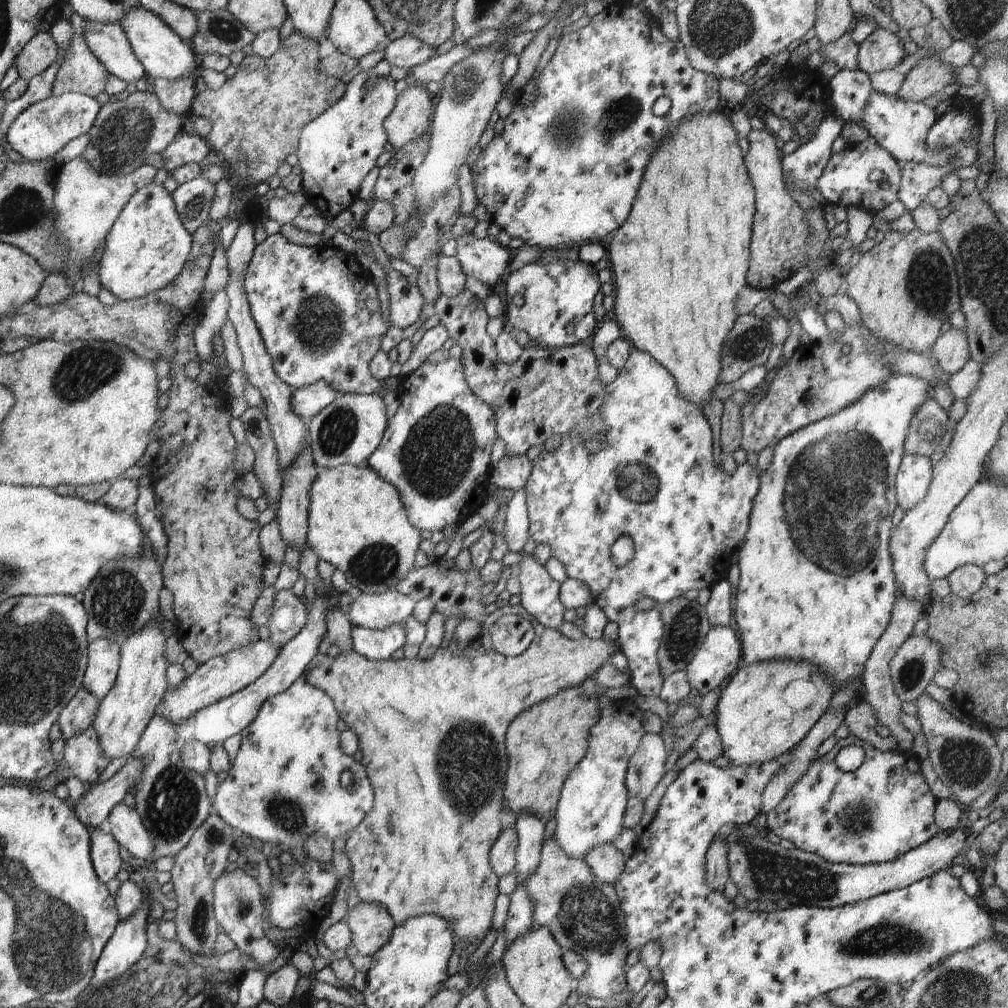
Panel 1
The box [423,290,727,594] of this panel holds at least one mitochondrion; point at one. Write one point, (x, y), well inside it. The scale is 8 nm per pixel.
(639, 483)

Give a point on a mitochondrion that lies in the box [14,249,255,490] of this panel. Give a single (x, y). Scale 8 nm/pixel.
(87, 368)

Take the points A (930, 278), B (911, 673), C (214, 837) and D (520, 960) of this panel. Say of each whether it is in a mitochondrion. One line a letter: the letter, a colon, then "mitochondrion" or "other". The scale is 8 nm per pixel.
A: mitochondrion
B: mitochondrion
C: mitochondrion
D: other

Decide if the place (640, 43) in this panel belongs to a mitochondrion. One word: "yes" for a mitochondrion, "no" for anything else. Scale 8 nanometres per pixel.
no

